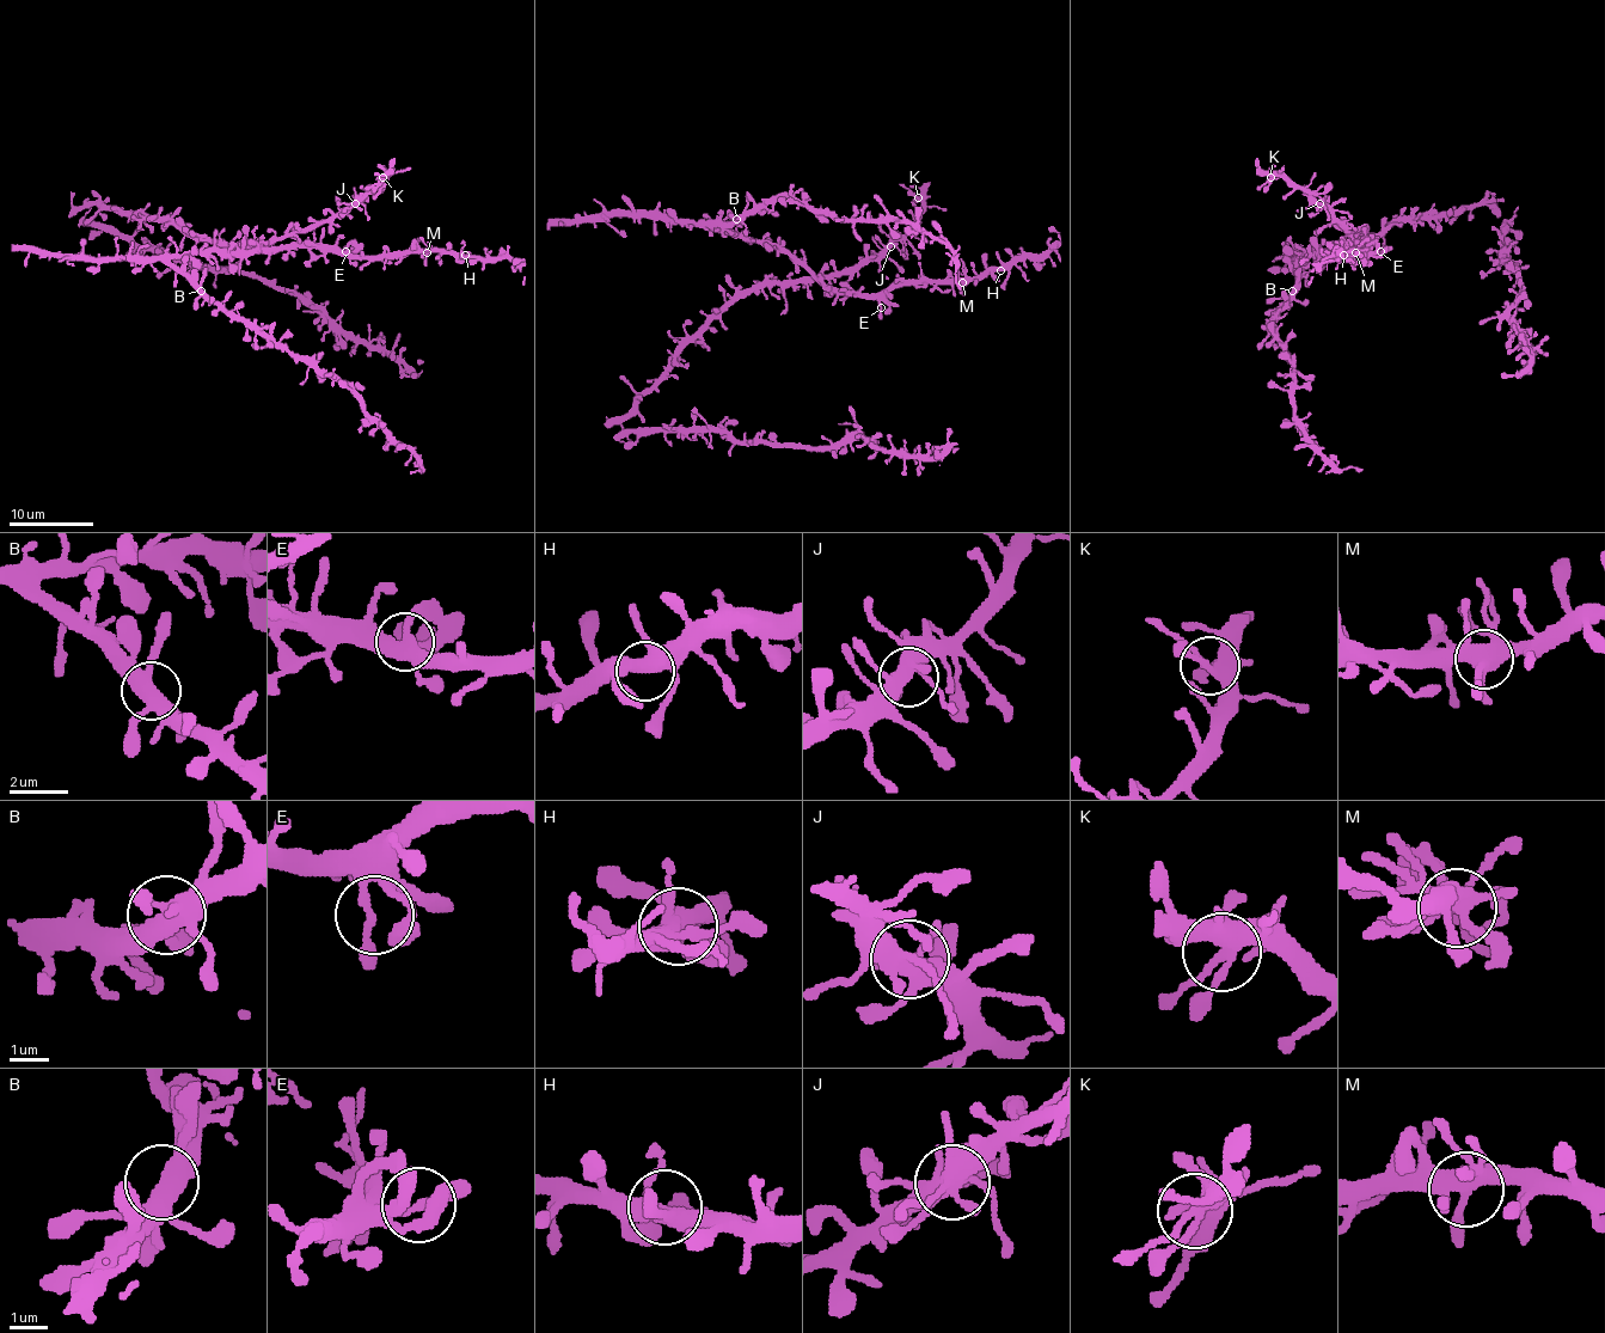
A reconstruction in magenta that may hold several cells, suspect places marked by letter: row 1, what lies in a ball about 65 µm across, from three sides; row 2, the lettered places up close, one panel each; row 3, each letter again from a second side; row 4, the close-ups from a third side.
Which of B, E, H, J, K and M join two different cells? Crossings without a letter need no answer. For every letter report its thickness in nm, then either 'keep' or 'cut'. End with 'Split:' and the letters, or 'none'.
B: calibre 440 nm; keep
E: calibre 170 nm; keep
H: calibre 400 nm; keep
J: calibre 440 nm; keep
K: calibre 360 nm; keep
M: calibre 480 nm; keep
Split: none

